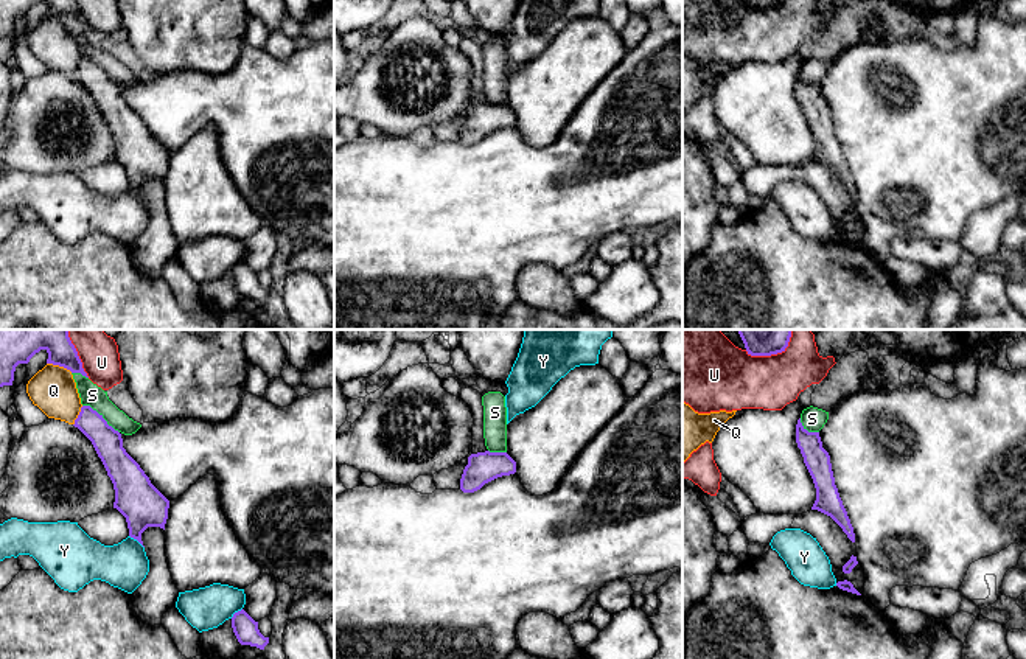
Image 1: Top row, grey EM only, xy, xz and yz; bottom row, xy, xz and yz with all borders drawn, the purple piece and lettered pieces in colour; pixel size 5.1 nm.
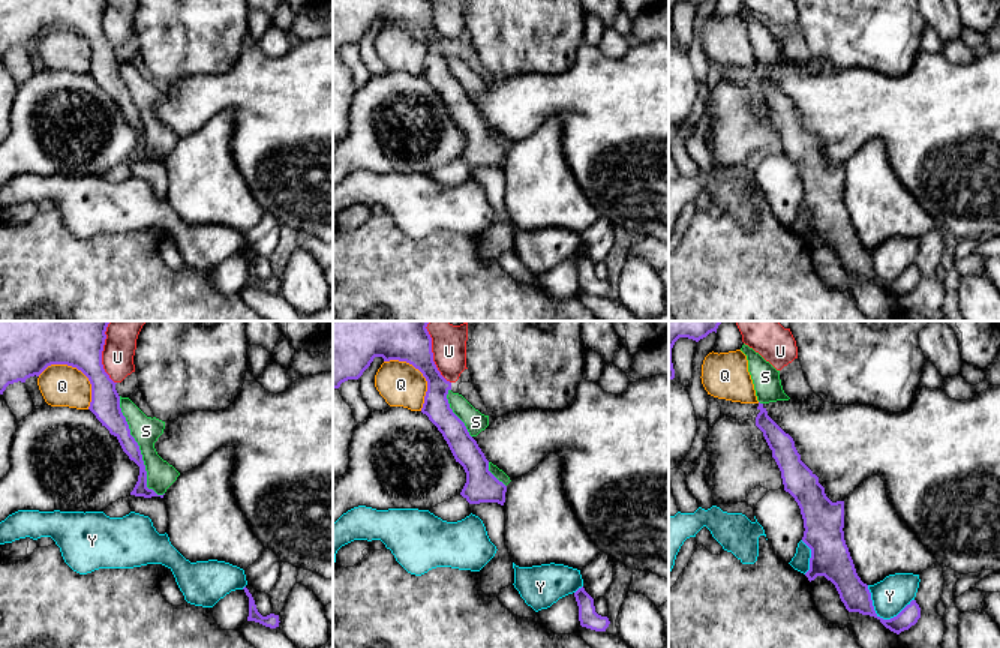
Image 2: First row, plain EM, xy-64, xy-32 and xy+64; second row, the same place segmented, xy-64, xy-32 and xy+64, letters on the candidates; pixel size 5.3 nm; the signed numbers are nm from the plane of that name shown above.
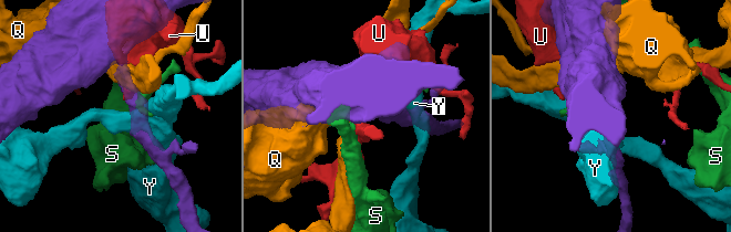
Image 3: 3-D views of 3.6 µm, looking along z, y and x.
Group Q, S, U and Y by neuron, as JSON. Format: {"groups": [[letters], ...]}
{"groups": [["Q"], ["S"], ["U"], ["Y"]]}

